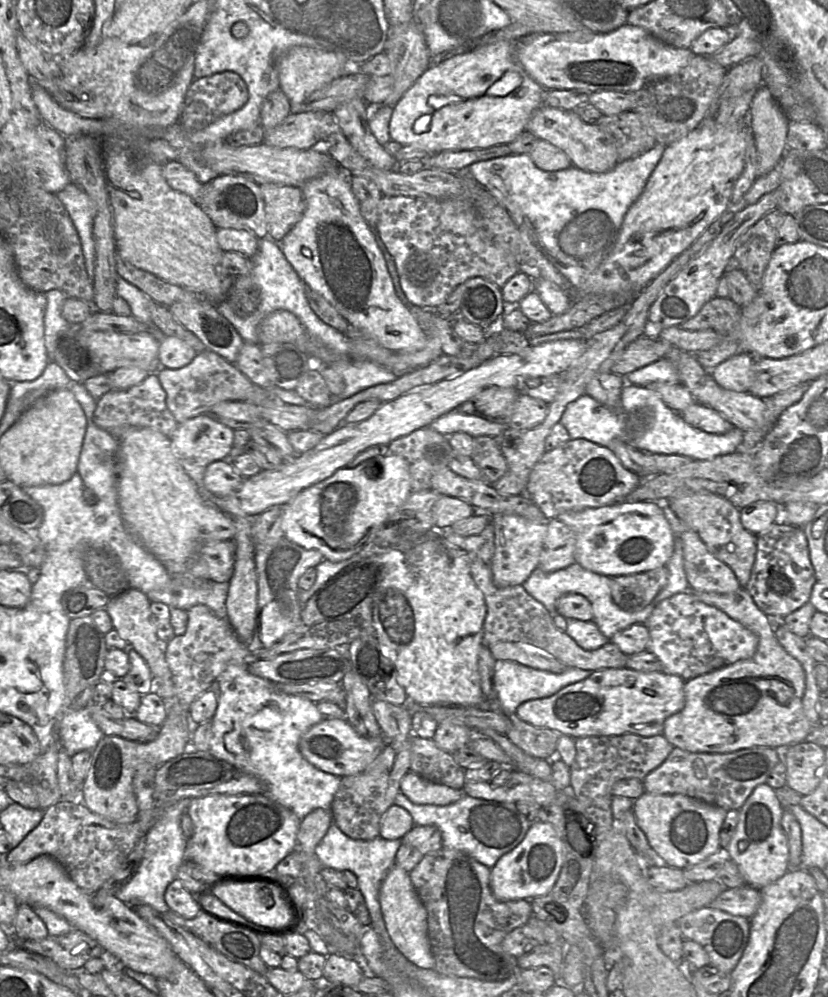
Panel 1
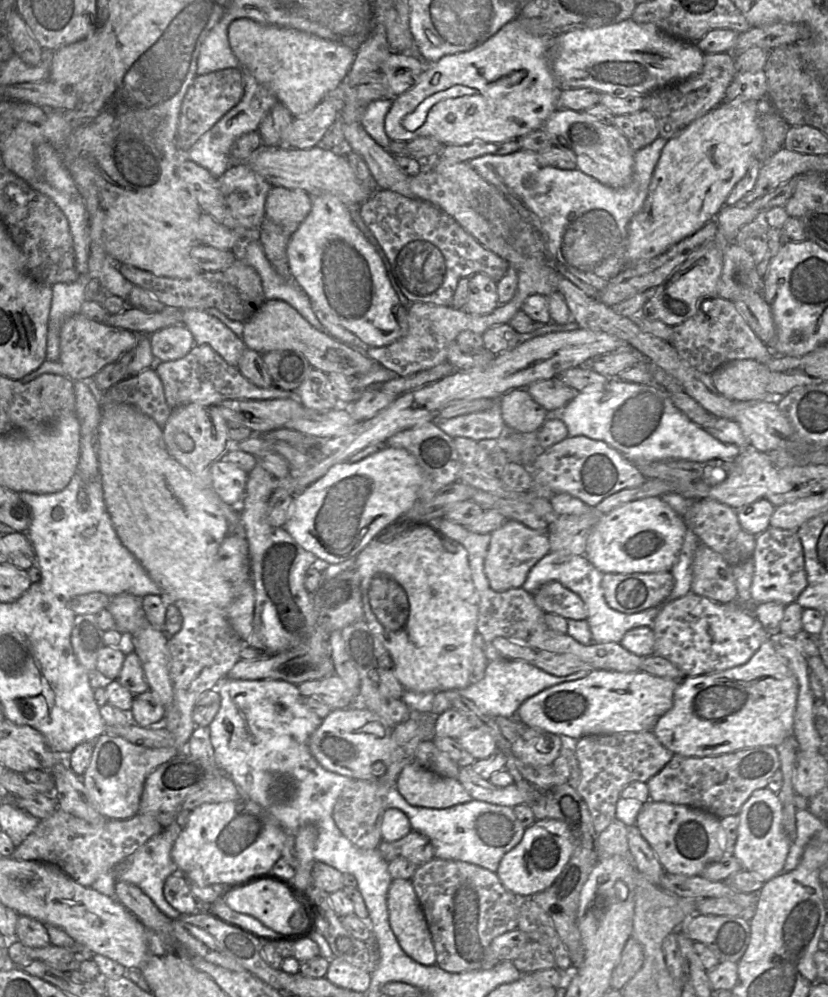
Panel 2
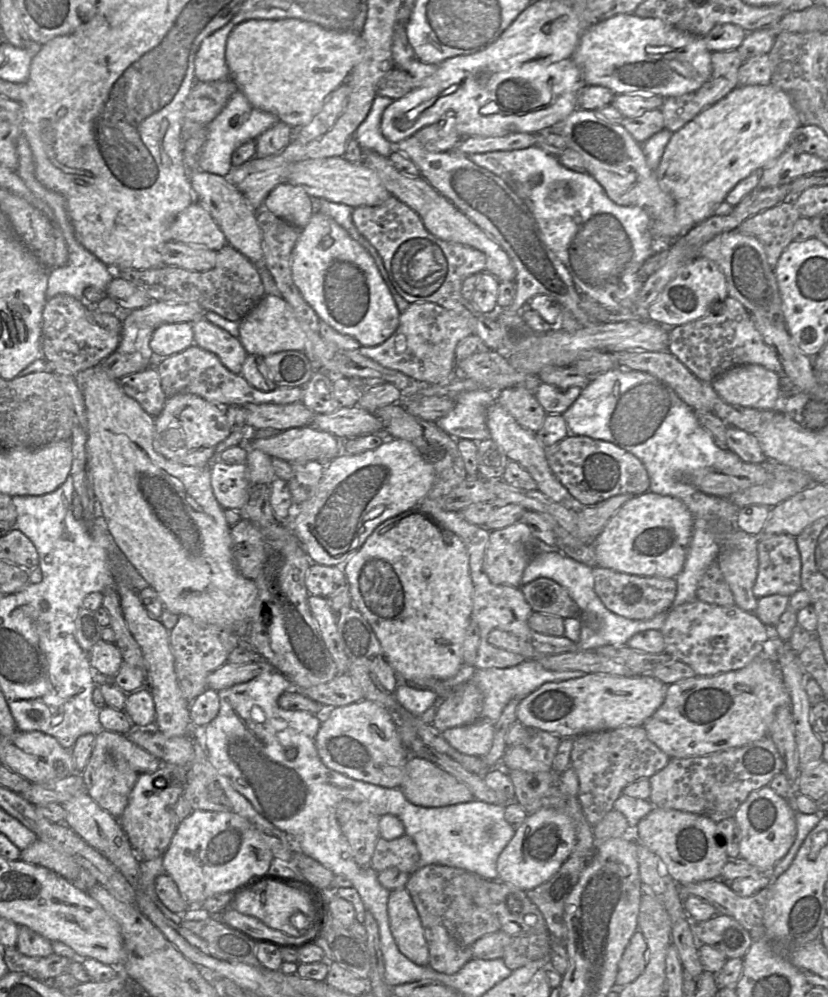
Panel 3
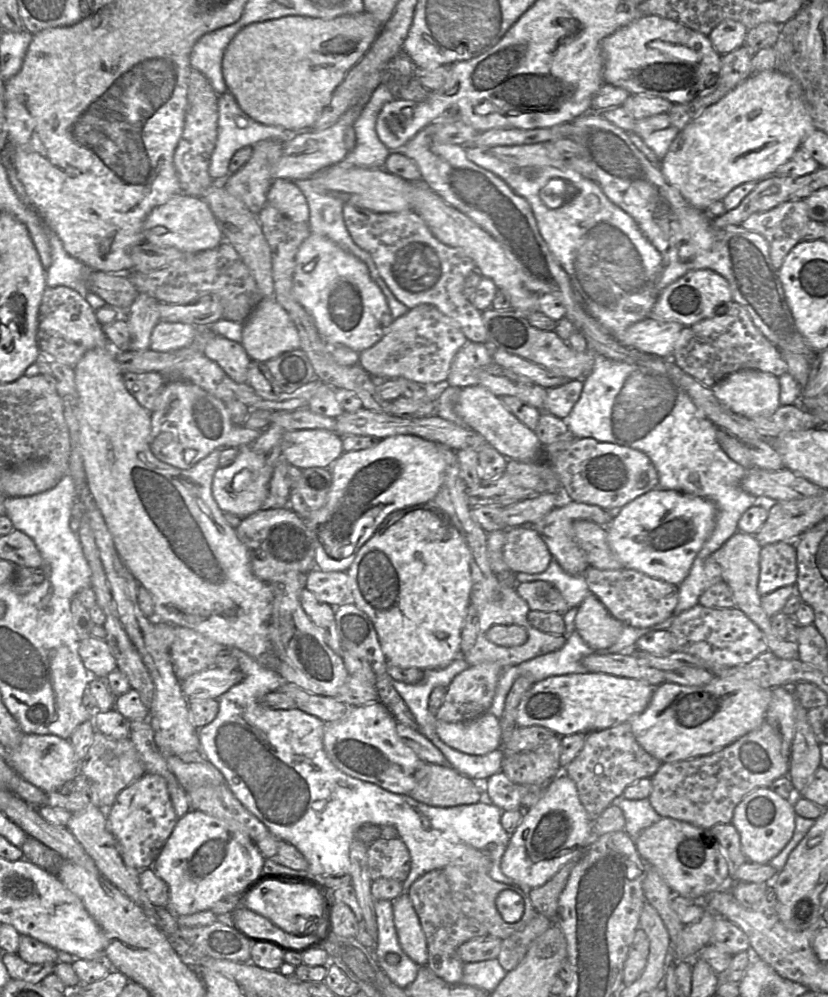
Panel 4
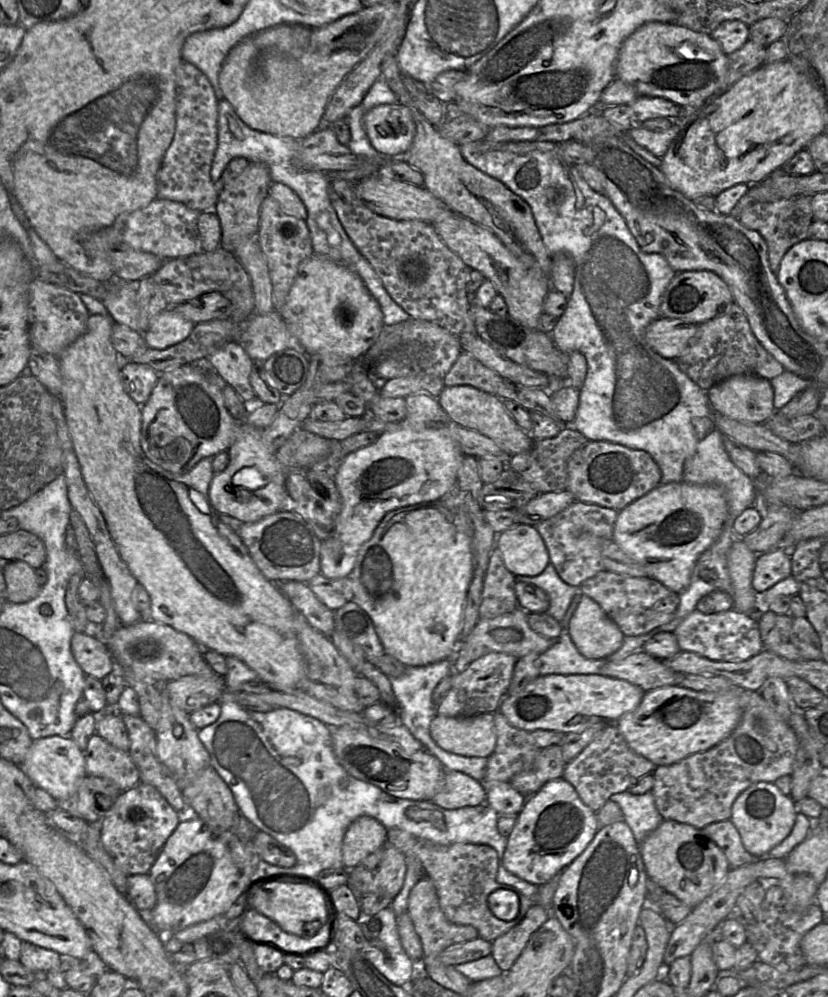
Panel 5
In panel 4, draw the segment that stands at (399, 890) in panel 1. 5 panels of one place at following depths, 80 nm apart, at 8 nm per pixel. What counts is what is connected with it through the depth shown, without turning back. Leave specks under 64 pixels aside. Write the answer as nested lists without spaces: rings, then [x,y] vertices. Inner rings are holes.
[[[408,893],[393,901],[394,925],[404,953],[419,966],[428,961],[427,941]]]

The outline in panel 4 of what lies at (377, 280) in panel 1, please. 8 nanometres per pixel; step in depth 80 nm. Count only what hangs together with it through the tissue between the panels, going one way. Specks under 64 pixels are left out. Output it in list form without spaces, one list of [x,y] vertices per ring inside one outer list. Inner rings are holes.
[[[311,233],[296,254],[293,295],[312,315],[324,342],[341,343],[358,353],[378,342],[393,322],[386,297],[371,278],[366,264],[331,240],[317,234]]]

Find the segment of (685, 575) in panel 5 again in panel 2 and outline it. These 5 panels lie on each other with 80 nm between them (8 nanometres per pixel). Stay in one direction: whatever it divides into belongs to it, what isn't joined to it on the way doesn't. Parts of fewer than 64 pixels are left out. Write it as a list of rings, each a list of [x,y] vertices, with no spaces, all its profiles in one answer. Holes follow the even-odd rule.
[[[660,497],[627,502],[603,515],[592,528],[585,557],[602,573],[654,573],[670,571],[687,531],[682,516]]]

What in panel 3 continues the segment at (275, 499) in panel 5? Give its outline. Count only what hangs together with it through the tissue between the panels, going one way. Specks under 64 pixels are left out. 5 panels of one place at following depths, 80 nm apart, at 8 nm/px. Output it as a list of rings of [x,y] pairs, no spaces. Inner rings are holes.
[[[218,460],[210,470],[211,487],[223,509],[239,511],[248,499],[249,471],[245,463],[227,464]]]

